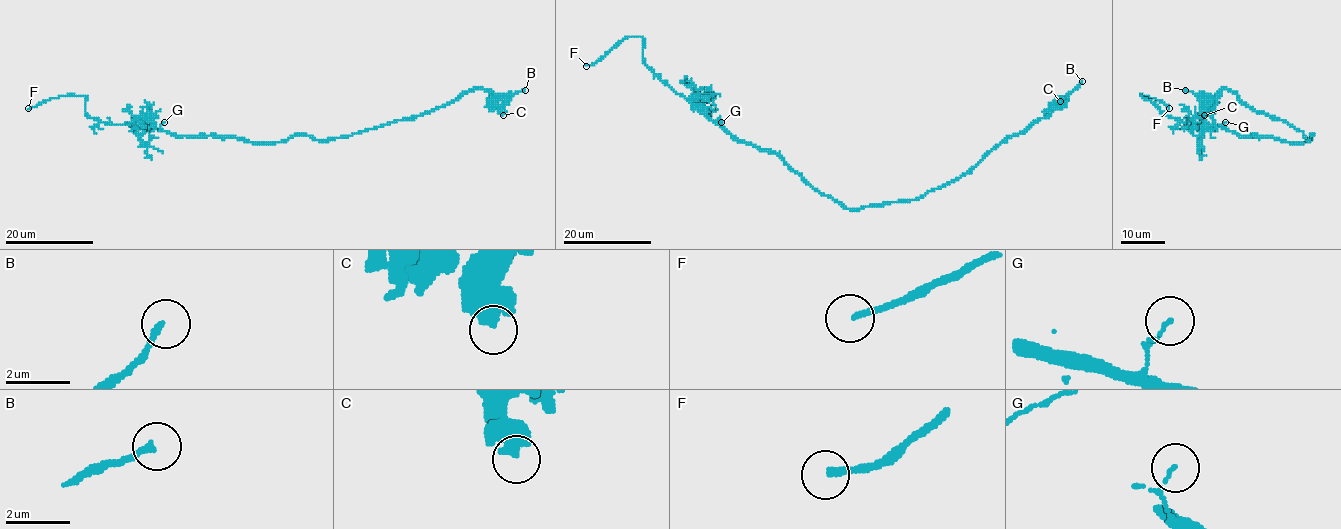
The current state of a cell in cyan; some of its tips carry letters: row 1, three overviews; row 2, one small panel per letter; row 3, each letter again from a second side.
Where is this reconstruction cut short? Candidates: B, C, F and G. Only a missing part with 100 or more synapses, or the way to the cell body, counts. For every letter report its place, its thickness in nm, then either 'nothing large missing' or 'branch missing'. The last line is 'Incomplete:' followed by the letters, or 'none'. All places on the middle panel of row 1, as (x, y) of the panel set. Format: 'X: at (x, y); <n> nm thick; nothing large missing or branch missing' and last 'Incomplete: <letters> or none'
B: at (1082, 81); 170 nm thick; nothing large missing
C: at (1060, 101); 600 nm thick; nothing large missing
F: at (586, 66); 200 nm thick; branch missing
G: at (721, 122); 100 nm thick; nothing large missing
Incomplete: F

